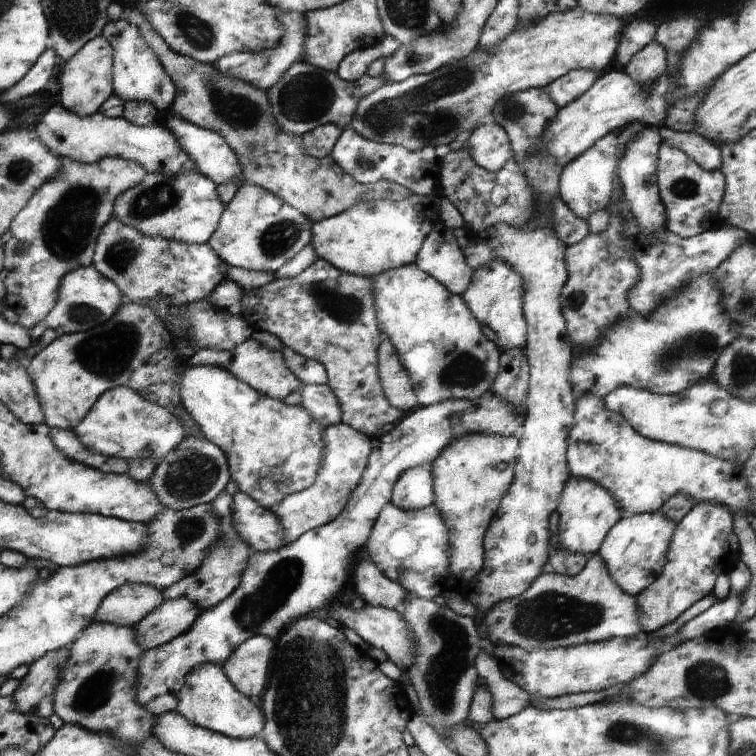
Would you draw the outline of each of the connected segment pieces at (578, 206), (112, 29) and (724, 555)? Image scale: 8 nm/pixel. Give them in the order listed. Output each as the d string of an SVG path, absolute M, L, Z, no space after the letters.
M612 132L612 136L604 135L604 140L600 140L600 144L596 144L596 148L589 148L578 159L571 160L563 168L560 198L582 220L588 220L590 215L598 210L608 210L615 190L615 181L617 180L619 152L618 133Z
M118 19L104 27L103 36L114 46L115 51L114 94L121 97L124 102L133 100L150 102L158 110L169 111L176 98L174 82L164 72L159 57L150 50L139 28L130 21Z
M699 502L695 503L680 524L675 525L674 538L671 540L670 550L667 552L667 564L662 574L650 587L636 596L639 605L639 621L643 625L644 634L650 634L668 626L692 604L712 593L716 578L720 576L720 572L724 572L724 562L730 562L730 558L738 560L738 552L742 552L738 550L738 534L732 530L734 524L735 520L732 520L730 510L724 505Z

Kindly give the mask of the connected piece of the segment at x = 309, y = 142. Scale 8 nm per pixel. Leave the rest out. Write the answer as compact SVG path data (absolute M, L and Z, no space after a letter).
M323 124L316 127L314 131L302 136L304 152L317 159L327 157L334 150L343 132L344 129L337 124Z

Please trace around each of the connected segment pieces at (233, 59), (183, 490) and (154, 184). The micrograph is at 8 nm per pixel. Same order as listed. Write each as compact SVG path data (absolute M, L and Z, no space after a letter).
M275 8L280 24L284 26L284 36L274 48L262 52L231 53L215 63L220 72L236 80L247 81L256 88L269 92L295 63L303 60L303 42L306 38L306 17L301 12L286 12Z
M187 434L183 442L157 463L148 480L168 509L181 511L211 503L229 481L229 464L224 452L202 434Z
M188 170L178 172L176 176L147 173L142 183L129 188L118 197L114 218L162 240L206 244L218 230L225 210L226 205L215 181L198 170Z

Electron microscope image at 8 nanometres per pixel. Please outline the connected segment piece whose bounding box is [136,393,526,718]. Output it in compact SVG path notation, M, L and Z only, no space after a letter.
M489 393L478 400L448 399L417 408L396 423L394 429L375 436L362 482L355 488L347 507L332 522L311 529L278 550L253 551L242 582L234 594L214 608L199 611L194 626L183 635L164 643L162 647L143 651L136 680L139 703L157 718L175 711L179 706L180 691L187 683L190 672L203 667L204 663L223 665L236 648L253 636L264 635L275 639L296 619L328 606L348 578L348 556L352 558L352 554L366 544L384 507L391 502L395 484L409 468L431 470L435 460L460 436L470 433L514 437L519 435L525 422L524 411L517 412L512 404Z

